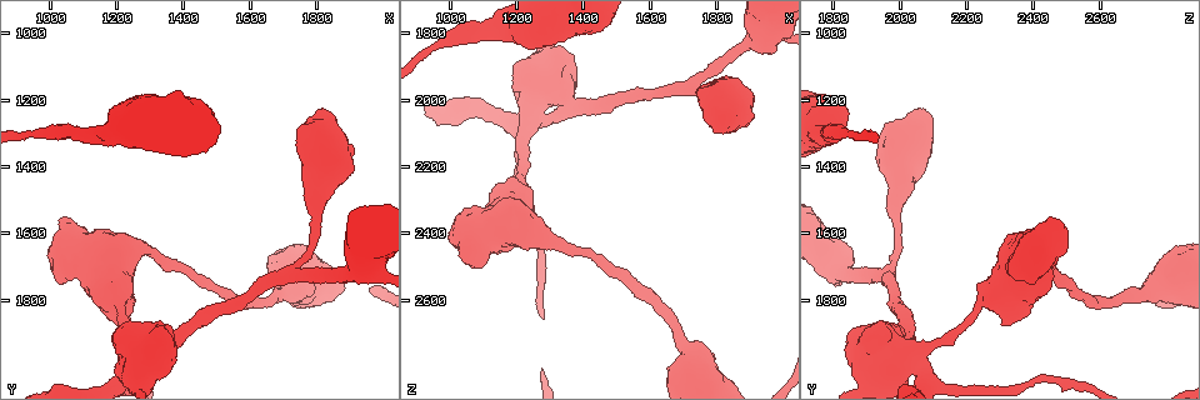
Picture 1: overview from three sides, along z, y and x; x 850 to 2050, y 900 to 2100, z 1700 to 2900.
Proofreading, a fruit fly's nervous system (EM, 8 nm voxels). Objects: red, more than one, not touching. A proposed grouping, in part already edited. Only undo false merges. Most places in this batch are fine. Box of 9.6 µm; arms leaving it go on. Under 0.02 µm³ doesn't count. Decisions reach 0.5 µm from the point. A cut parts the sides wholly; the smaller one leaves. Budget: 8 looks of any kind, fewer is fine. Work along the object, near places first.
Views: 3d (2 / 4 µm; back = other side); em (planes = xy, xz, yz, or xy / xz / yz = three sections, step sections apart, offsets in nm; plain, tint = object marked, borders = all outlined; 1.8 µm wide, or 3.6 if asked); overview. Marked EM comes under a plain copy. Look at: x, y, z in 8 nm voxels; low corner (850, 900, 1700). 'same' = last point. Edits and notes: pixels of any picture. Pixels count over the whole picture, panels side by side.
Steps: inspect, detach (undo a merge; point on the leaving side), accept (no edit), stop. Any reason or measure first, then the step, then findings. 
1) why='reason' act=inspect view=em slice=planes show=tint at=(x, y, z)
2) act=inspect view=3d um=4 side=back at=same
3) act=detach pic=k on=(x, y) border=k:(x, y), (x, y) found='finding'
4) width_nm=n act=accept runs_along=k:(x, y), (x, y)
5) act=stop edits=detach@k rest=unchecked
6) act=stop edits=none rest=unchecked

why='thick turns thin' act=inspect view=em um=3.6 slice=planes show=tint at=(1810, 1290, 2050)

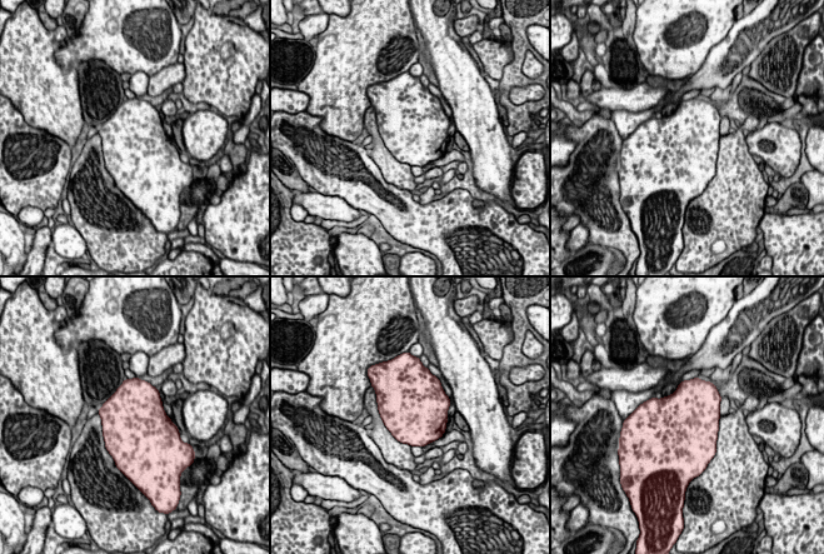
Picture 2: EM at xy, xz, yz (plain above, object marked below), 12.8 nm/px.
act=accept found='continuous, no second cell'

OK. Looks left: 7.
why='sudden change in width' act=inspect view=3d um=4 at=(1240, 1950, 2050)

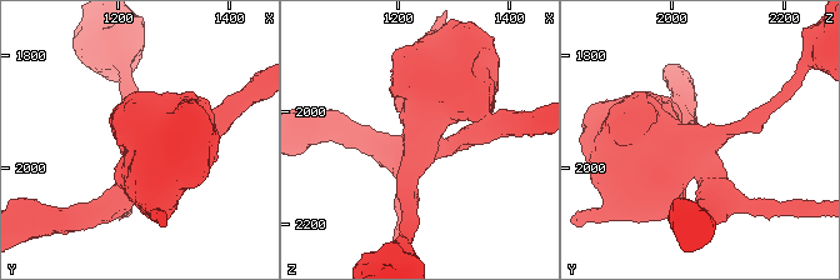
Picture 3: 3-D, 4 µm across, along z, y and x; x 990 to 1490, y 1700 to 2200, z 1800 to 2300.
why='shape alone is not enough' act=inspect view=em um=3.6 slice=yz step=4 show=tint at=(1245, 1955, 2060)

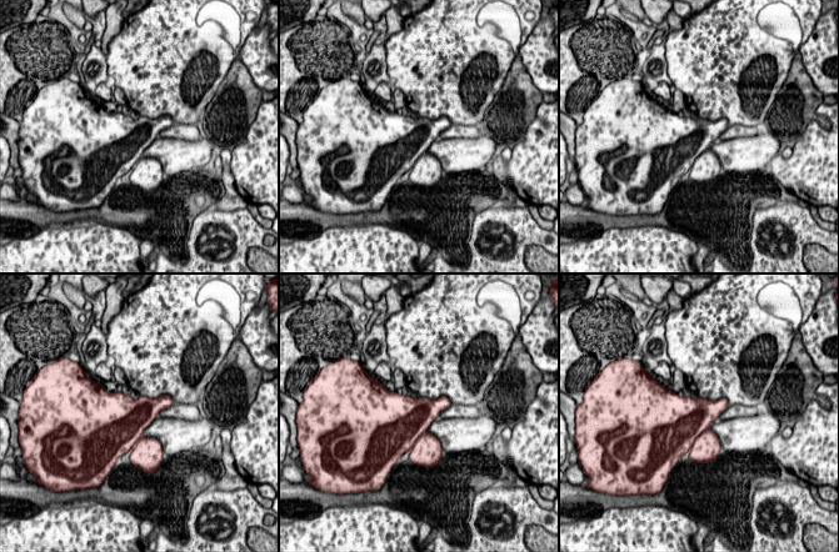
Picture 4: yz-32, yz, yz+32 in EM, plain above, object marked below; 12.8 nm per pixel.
width_nm=500 act=detach pic=4 on=(707, 446) border=4:(709, 427), (695, 438), (689, 448) found='two cells meet here'

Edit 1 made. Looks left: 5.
why='touches itself' act=inspect view=3d um=4 at=(1020, 1710, 2360)

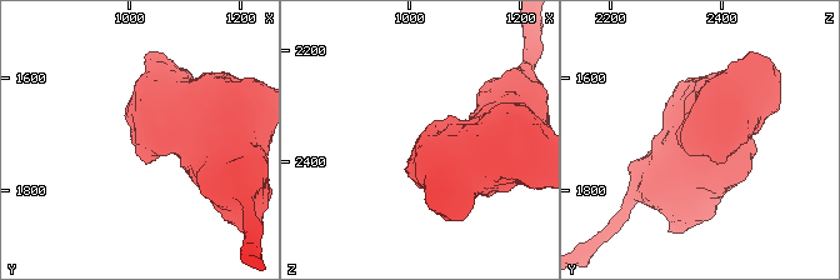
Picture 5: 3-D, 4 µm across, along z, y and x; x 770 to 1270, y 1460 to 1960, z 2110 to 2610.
why='need the tissue' act=inspect view=em um=3.6 slice=planes show=tint at=(1020, 1710, 2365)

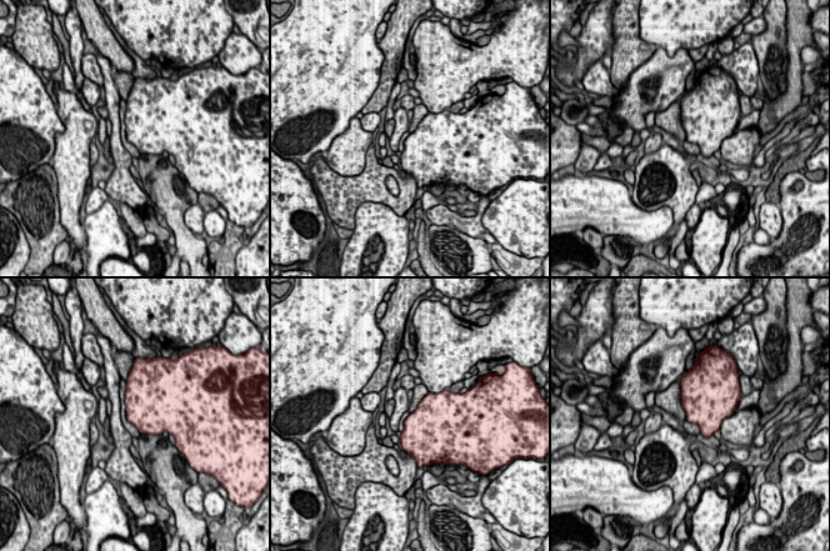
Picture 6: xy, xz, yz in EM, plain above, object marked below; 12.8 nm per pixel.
act=accept found='all the same cell'

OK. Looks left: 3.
act=inspect view=3d um=4 at=(1700, 1710, 2830)

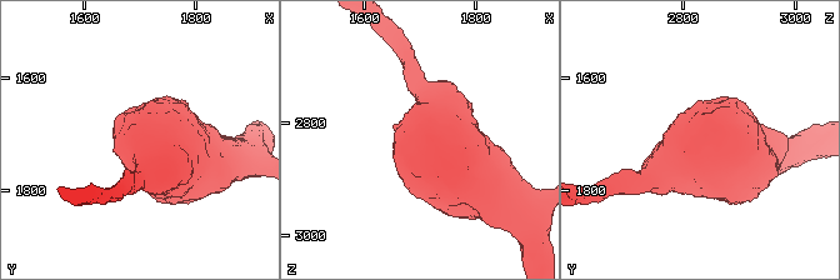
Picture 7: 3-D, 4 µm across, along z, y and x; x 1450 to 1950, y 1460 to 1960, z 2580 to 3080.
why='shape alone is not enough' act=inspect view=em um=3.6 slice=yz step=8 show=borders at=(1705, 1710, 2820)

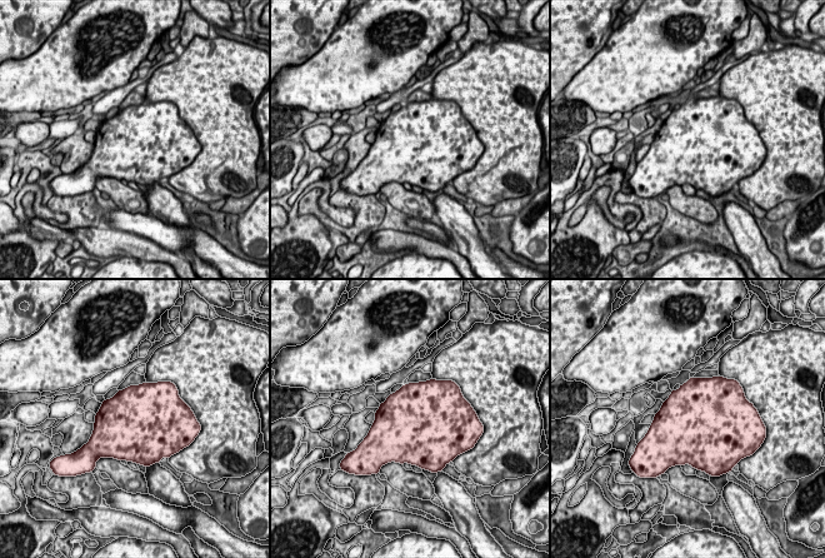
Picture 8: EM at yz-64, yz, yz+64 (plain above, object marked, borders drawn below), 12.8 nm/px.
act=inspect view=em um=3.6 slice=planes show=borders at=same

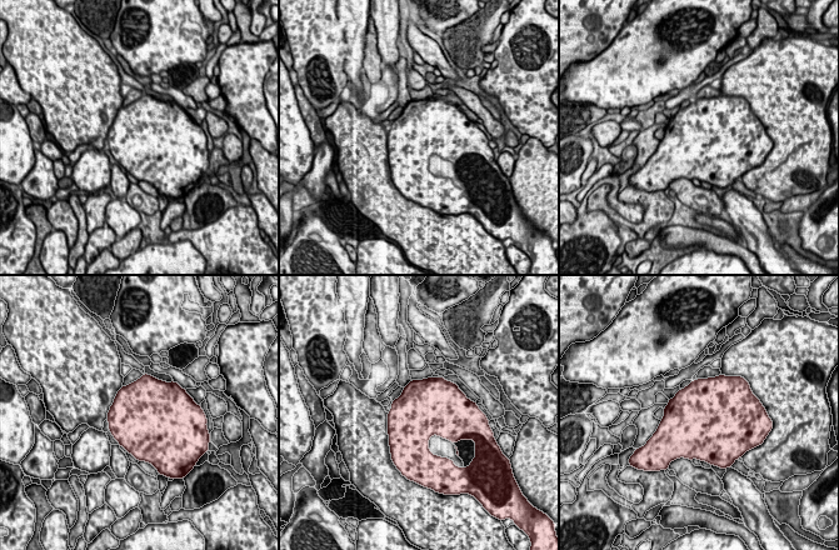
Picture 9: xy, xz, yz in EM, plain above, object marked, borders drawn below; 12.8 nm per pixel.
act=accept found='continuous, no second cell'

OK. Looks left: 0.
act=stop edits=detach@4 rest=unchecked

